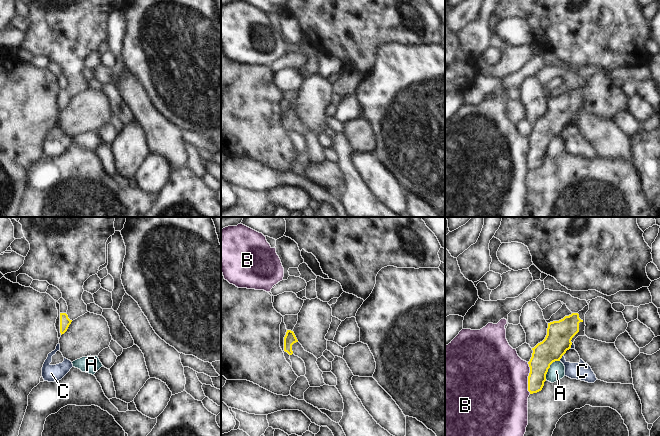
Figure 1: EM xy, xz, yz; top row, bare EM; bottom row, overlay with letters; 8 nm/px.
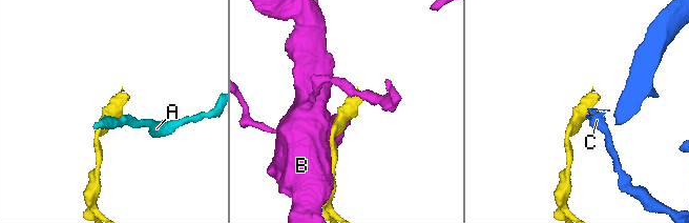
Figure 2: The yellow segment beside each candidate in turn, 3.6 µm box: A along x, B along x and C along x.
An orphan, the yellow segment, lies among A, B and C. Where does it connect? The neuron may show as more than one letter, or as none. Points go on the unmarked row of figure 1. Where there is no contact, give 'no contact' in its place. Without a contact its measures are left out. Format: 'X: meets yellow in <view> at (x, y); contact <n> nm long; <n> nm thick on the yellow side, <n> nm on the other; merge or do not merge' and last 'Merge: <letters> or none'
A: meets yellow in yz at (549, 143); contact 200 nm long; 200 nm thick on the yellow side, 130 nm on the other; do not merge
B: meets yellow in yz at (528, 154); contact 260 nm long; 190 nm thick on the yellow side, 500 nm on the other; do not merge
C: meets yellow in yz at (561, 133); contact 70 nm long; 200 nm thick on the yellow side, 150 nm on the other; do not merge
Merge: none

